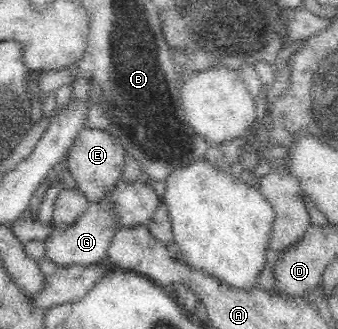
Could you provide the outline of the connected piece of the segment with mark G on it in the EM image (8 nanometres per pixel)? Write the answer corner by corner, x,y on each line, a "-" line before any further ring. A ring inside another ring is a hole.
107,193
98,203
89,203
83,216
67,230
58,230
56,226
51,226
51,236
44,242
46,251
43,259
49,259
58,267
77,264
89,266
99,263
106,259
107,248
111,246
111,240
113,240
118,227
115,207

